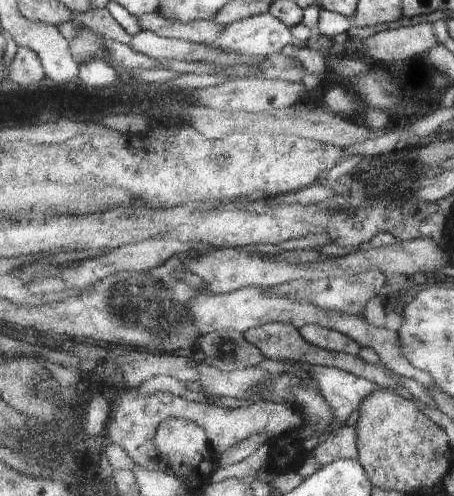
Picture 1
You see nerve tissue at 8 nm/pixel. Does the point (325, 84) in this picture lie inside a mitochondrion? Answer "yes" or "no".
no

